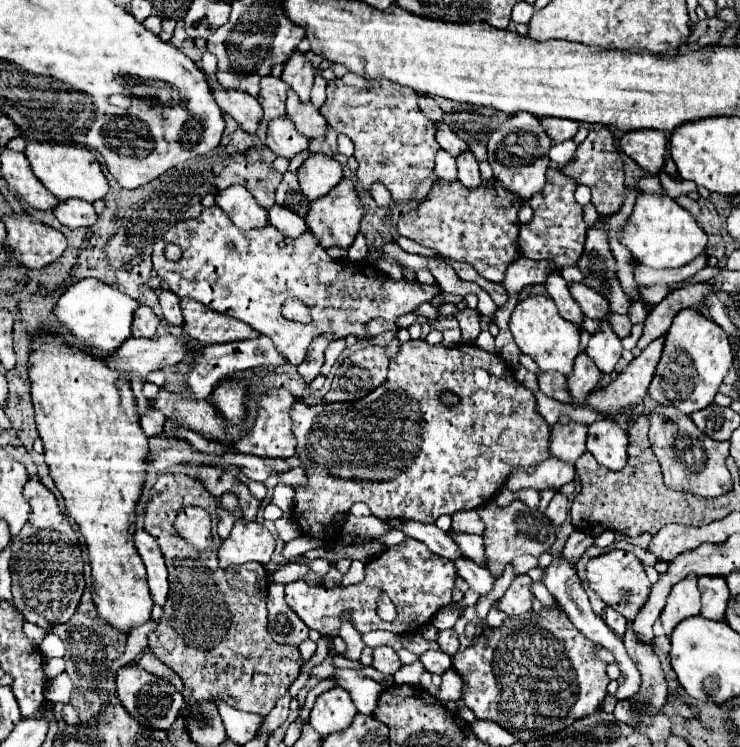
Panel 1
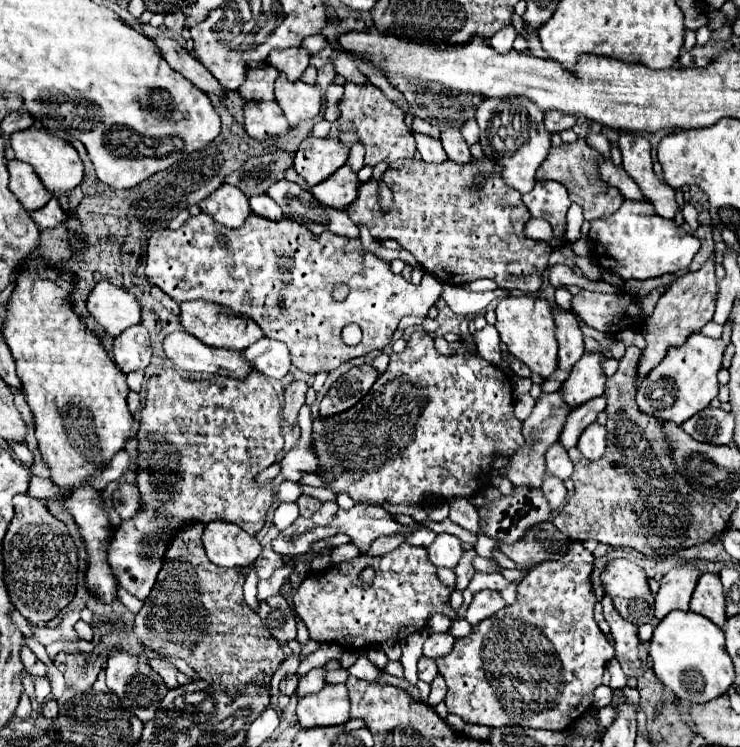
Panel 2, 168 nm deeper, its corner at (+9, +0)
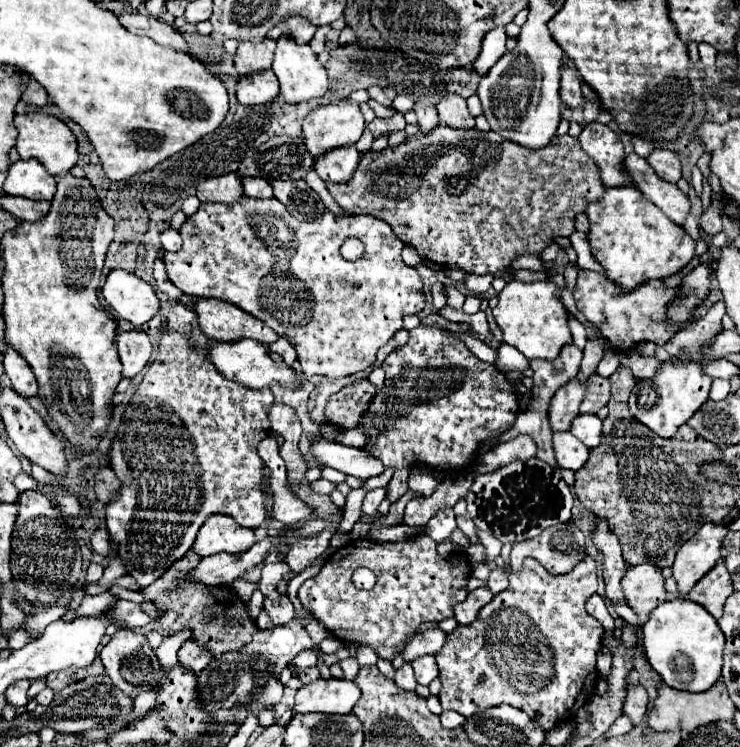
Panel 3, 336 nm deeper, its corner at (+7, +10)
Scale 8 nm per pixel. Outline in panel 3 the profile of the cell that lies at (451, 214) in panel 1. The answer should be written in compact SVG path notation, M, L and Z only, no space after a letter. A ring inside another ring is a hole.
M439 125L433 133L417 131L415 135L407 137L395 149L387 147L387 149L383 149L379 153L367 151L365 155L361 155L357 173L345 185L329 185L327 183L327 189L329 189L331 197L335 199L335 203L339 203L345 211L349 211L353 215L373 215L373 217L379 217L379 219L387 221L391 225L391 229L395 231L395 235L405 245L411 245L411 247L417 249L419 257L429 259L429 261L439 263L439 265L445 265L445 267L457 267L457 269L463 269L467 273L477 273L477 275L503 271L503 269L507 269L511 265L511 261L515 257L525 255L525 253L541 257L541 253L549 245L553 245L555 237L569 237L575 231L575 227L573 227L575 217L585 211L585 205L589 205L593 201L599 201L605 195L605 187L601 183L597 167L587 157L587 153L581 149L579 139L575 139L571 135L555 135L553 141L545 149L539 149L537 153L533 153L531 149L521 149L521 145L513 145L511 141L505 141L503 137L497 137L497 133L493 133L493 131L481 133L477 129L471 129L469 133L457 133L455 129L449 129L447 125Z

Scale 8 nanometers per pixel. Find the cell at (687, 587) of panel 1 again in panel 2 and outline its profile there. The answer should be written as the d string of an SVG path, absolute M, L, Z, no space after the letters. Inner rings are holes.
M689 563L673 567L663 579L661 589L655 597L655 617L663 619L669 611L689 611L691 593L697 585L701 571Z

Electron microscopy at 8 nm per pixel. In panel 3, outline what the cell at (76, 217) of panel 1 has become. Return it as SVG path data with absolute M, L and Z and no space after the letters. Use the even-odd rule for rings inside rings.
M13 195L5 197L5 201L1 201L1 205L5 205L5 209L9 209L9 213L13 213L15 217L21 217L25 221L39 221L51 209L51 201L33 201L33 199L25 199L25 197L13 197Z

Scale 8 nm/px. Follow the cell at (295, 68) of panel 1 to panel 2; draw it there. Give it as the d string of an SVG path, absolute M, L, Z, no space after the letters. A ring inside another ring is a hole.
M289 47L289 49L275 49L269 55L269 63L287 75L287 79L297 81L301 77L301 73L307 69L309 65L309 57L311 53L303 47Z

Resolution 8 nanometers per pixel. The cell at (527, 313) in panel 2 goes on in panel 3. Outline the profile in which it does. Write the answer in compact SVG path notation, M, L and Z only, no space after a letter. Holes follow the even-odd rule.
M509 281L505 289L497 295L499 303L493 309L497 325L503 329L503 341L519 349L527 359L547 359L553 361L561 347L571 341L571 331L567 325L567 311L561 303L561 289L551 281Z

